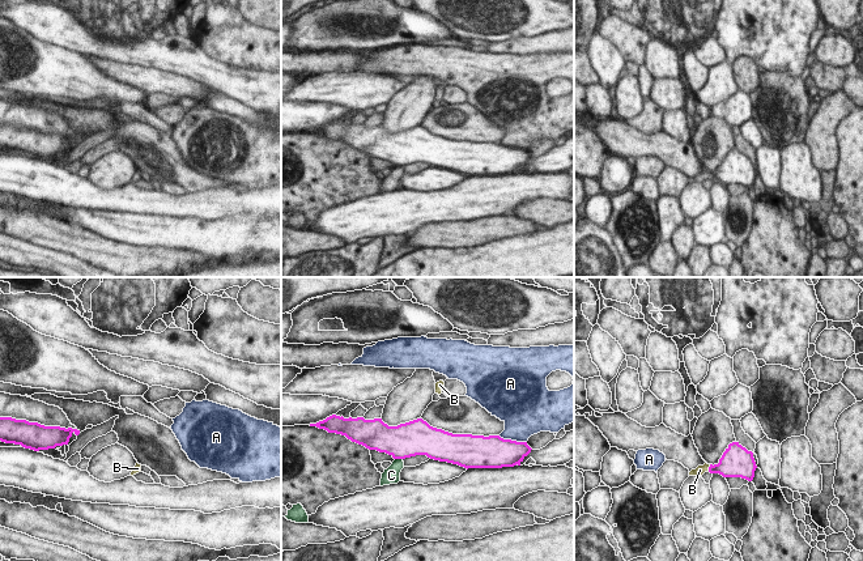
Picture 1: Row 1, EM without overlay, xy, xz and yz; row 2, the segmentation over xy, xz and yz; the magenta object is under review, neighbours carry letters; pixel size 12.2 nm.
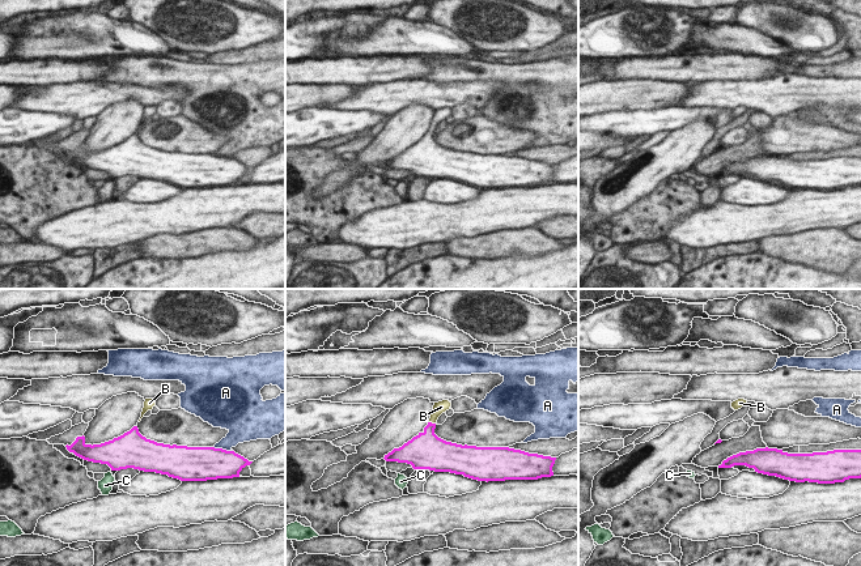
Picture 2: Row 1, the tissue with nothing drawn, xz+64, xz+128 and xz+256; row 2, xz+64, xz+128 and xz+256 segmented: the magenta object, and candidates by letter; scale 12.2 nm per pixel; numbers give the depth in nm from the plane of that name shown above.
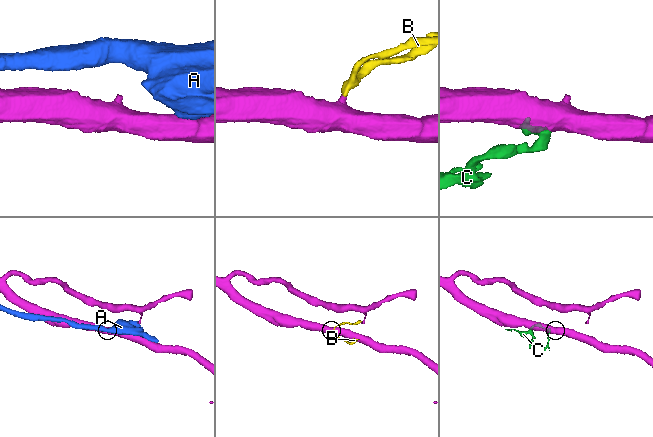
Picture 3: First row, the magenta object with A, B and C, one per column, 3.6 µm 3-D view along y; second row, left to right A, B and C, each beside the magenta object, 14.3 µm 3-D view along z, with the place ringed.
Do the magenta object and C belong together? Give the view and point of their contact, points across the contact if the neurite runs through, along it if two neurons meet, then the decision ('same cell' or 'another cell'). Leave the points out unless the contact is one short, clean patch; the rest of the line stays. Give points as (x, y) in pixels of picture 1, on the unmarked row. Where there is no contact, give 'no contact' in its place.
contact xz (399, 165); border xz (395, 165), (402, 166); another cell

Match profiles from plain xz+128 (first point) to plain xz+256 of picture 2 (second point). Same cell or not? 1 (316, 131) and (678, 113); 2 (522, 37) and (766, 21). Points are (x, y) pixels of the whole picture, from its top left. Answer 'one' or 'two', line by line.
1: one
2: one

